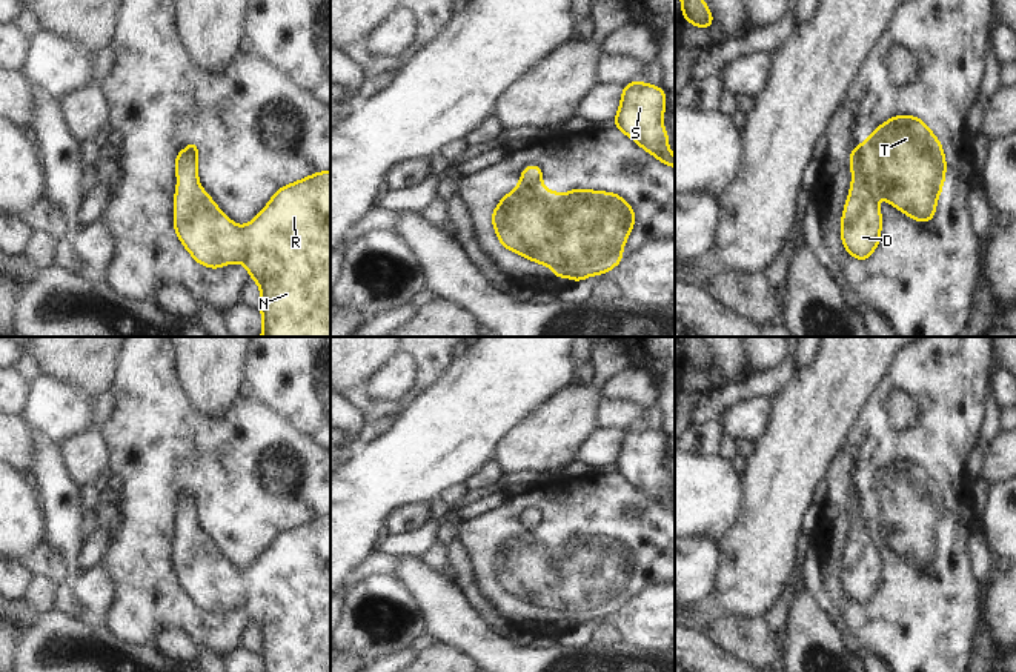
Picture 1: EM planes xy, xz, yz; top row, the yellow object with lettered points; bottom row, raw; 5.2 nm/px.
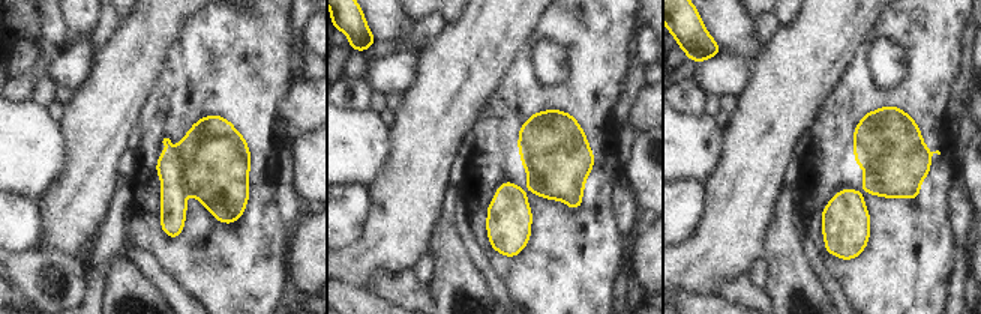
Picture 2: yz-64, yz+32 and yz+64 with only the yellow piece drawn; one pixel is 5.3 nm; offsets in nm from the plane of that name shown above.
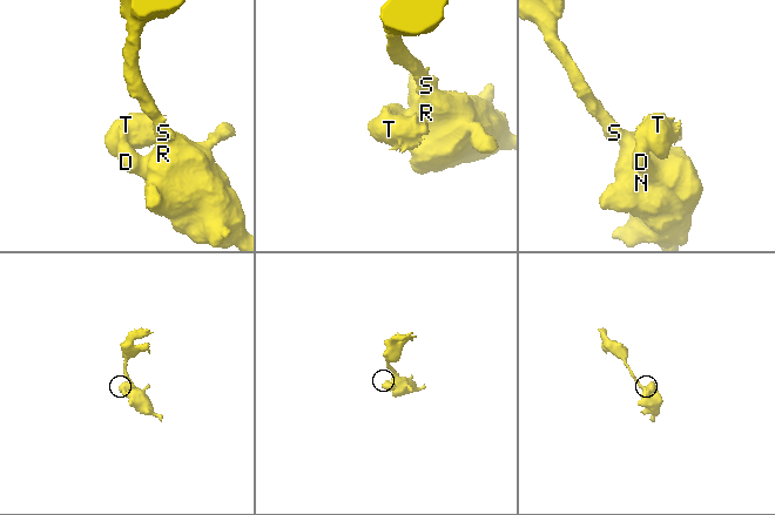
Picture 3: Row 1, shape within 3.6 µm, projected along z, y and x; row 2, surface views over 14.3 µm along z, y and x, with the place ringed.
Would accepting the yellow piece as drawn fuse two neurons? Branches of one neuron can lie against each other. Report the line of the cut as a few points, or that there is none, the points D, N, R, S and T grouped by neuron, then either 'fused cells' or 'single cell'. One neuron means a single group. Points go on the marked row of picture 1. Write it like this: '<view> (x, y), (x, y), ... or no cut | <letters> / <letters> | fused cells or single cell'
yz (855, 165), (875, 192) | D N R S / T | fused cells

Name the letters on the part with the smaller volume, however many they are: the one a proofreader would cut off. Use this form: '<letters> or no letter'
T

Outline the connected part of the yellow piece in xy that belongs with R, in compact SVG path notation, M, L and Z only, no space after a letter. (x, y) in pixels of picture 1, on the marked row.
M191 155L177 157L174 231L192 258L209 268L241 261L260 286L260 337L330 337L330 171L281 186L246 226L237 226L201 188Z

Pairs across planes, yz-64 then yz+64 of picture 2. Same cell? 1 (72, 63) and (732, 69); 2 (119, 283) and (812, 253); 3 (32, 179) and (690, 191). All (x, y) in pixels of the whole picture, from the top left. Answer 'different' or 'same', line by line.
1: same
2: different
3: different

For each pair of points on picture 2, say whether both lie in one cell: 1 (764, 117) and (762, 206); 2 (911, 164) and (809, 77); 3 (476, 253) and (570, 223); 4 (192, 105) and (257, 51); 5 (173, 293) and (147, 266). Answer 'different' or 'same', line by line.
1: same
2: different
3: different
4: same
5: same

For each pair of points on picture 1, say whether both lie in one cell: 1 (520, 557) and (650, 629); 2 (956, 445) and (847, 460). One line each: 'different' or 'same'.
1: different
2: same

